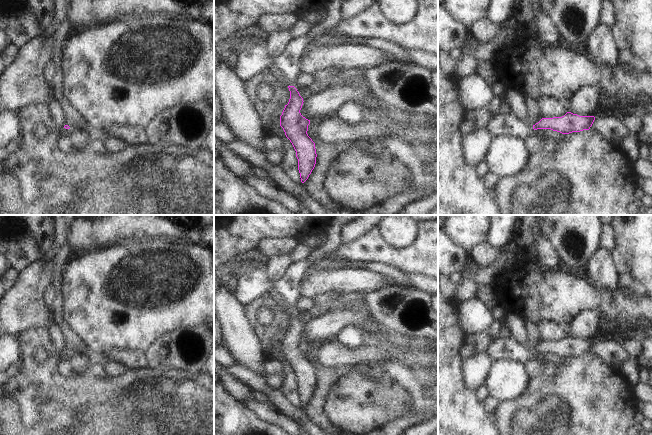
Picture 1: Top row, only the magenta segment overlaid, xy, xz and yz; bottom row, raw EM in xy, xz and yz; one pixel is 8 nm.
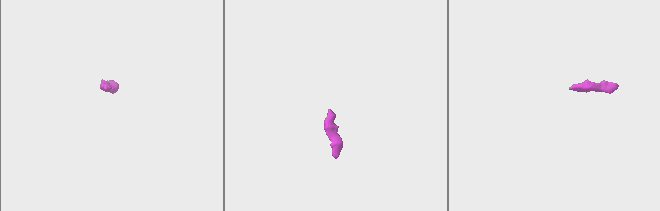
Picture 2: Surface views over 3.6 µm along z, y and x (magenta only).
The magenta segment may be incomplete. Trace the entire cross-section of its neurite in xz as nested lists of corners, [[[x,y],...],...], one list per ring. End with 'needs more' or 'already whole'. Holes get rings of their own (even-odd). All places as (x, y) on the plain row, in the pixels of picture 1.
[[[300,260],[292,263],[286,273],[276,281],[270,281],[265,271],[254,269],[237,277],[234,295],[242,305],[249,304],[264,293],[278,292],[286,303],[290,315],[290,323],[280,340],[280,350],[286,361],[292,367],[298,383],[298,394],[301,406],[304,407],[316,388],[315,367],[308,360],[310,344],[303,341],[300,334],[303,322],[295,310],[295,305],[301,297],[300,284],[304,273],[314,264],[314,261]]]; needs more

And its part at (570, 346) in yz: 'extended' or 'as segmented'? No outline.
extended

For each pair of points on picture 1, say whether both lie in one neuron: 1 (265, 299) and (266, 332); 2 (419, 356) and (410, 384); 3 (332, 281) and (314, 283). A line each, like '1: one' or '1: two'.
1: one
2: one
3: one

